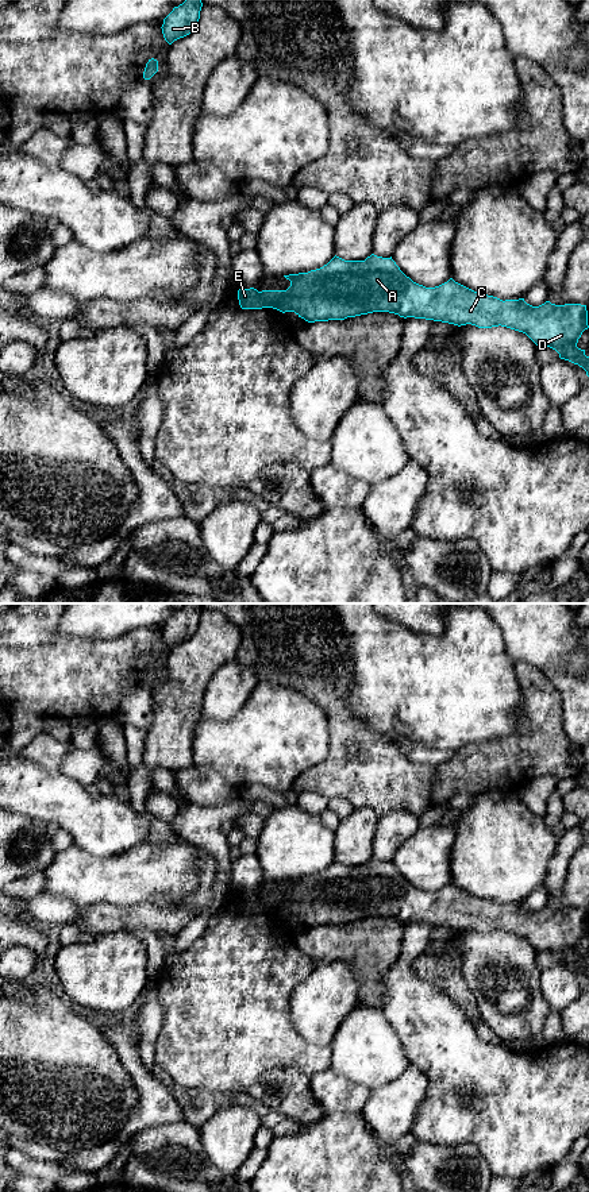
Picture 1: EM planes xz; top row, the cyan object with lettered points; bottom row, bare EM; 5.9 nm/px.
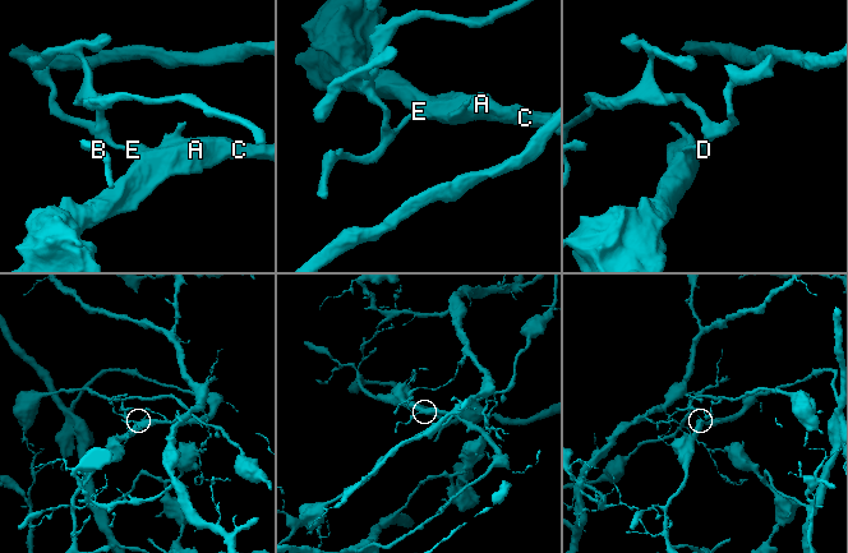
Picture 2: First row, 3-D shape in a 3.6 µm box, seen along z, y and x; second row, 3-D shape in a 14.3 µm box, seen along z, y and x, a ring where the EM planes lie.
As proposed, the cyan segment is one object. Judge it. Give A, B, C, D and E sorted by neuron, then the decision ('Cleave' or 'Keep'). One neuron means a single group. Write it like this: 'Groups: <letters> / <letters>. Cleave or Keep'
Groups: A B C D / E. Cleave

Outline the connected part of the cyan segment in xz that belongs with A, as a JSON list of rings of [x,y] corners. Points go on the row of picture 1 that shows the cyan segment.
[[[372,254],[365,261],[344,261],[334,256],[327,265],[308,273],[284,275],[290,281],[286,290],[262,290],[270,308],[282,313],[294,312],[308,323],[344,320],[373,312],[389,312],[400,317],[415,317],[454,325],[471,324],[478,328],[507,327],[526,333],[538,347],[550,347],[561,359],[578,364],[589,377],[589,356],[577,347],[582,332],[589,328],[586,305],[555,305],[550,301],[532,306],[519,300],[500,300],[477,293],[450,278],[447,282],[426,288],[407,277],[396,262]]]

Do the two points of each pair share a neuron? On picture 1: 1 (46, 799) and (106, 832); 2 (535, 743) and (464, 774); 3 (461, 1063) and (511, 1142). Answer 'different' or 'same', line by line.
1: same
2: same
3: same

